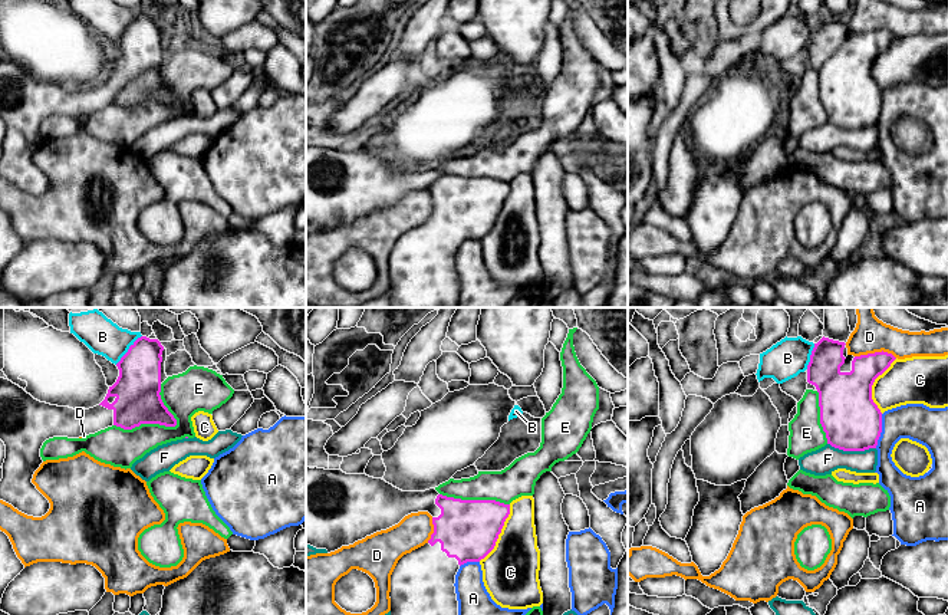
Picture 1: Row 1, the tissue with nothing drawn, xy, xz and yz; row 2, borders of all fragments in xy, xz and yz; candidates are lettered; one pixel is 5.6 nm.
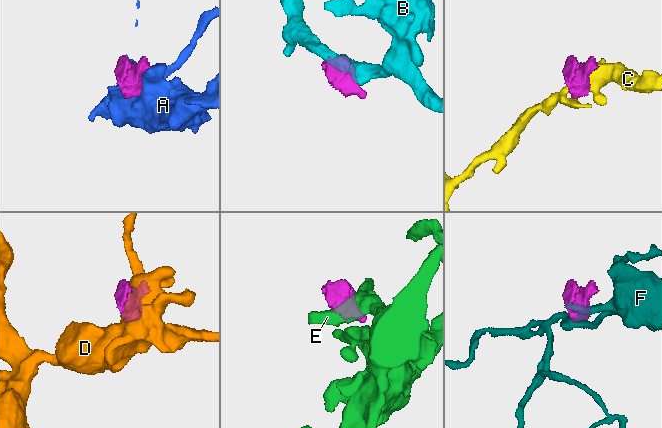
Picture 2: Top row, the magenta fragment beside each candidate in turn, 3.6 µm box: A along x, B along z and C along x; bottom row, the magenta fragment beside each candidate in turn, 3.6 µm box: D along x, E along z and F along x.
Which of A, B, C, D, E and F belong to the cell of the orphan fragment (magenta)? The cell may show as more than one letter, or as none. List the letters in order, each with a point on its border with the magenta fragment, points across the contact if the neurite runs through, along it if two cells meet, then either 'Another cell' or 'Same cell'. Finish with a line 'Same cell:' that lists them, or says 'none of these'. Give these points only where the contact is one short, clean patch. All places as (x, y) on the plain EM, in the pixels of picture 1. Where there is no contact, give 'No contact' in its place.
A: Touches magenta at yz (881, 109). Another cell
B: Touches magenta at xy (128, 28). Boundary: xy (141, 13), (115, 42). Another cell
C: Touches magenta at xz (500, 210). Another cell
D: Touches magenta at yz (875, 30). Another cell
E: Touches magenta at xy (147, 101). Another cell
F: Touches magenta at yz (852, 128). Boundary: yz (828, 121), (843, 128), (875, 127). Another cell
Same cell: none of these

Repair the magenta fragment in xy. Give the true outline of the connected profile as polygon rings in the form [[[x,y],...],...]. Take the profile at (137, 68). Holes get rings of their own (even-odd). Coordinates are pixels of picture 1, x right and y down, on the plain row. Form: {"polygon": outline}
{"polygon": [[[138,16],[116,42],[119,55],[109,65],[105,78],[89,88],[73,88],[40,80],[19,63],[0,56],[0,118],[6,124],[0,178],[33,195],[42,195],[49,190],[49,178],[32,161],[34,149],[43,141],[40,126],[49,116],[79,116],[112,103],[124,108],[132,108],[141,102],[175,105],[177,98],[164,83],[159,73],[161,62],[168,56],[165,52],[165,39],[167,27],[158,17]]]}

